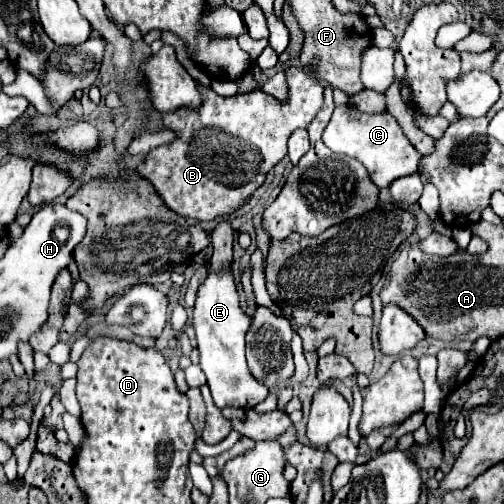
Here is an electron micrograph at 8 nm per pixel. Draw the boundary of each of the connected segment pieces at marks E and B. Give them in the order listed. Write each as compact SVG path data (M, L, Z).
M230 266L214 272L208 272L208 278L202 282L196 294L196 304L192 308L192 328L196 332L196 342L200 350L200 368L208 378L208 386L218 408L252 408L268 396L268 388L256 378L252 378L246 356L244 356L244 336L250 328L252 318L240 308L238 288L232 276Z
M298 68L286 70L288 80L288 92L290 98L286 104L280 104L274 100L274 96L268 96L262 90L252 90L248 94L236 94L230 98L218 96L212 88L200 86L202 94L202 106L196 110L176 110L162 114L164 126L176 132L176 140L168 146L158 146L148 152L146 160L138 166L138 172L148 178L158 194L162 196L164 204L174 210L180 216L190 216L196 220L214 220L216 216L228 216L232 210L242 206L254 190L264 182L270 168L278 164L286 156L286 142L290 134L296 128L306 128L316 112L322 106L322 92L324 88L310 76L306 76Z

